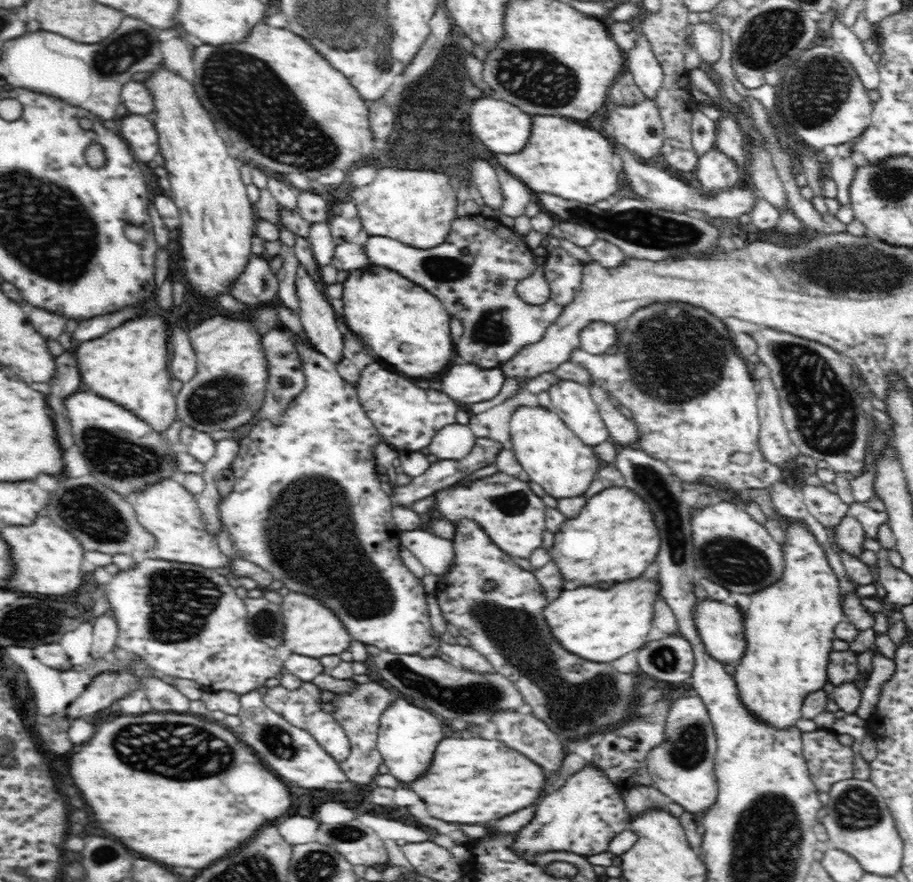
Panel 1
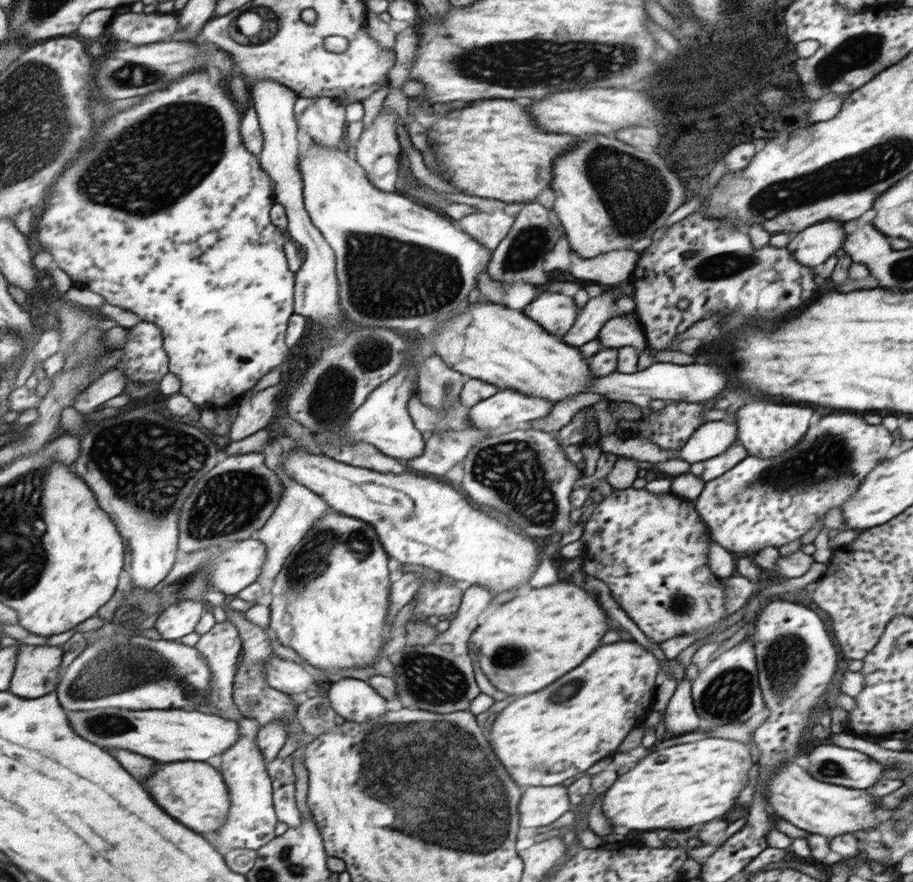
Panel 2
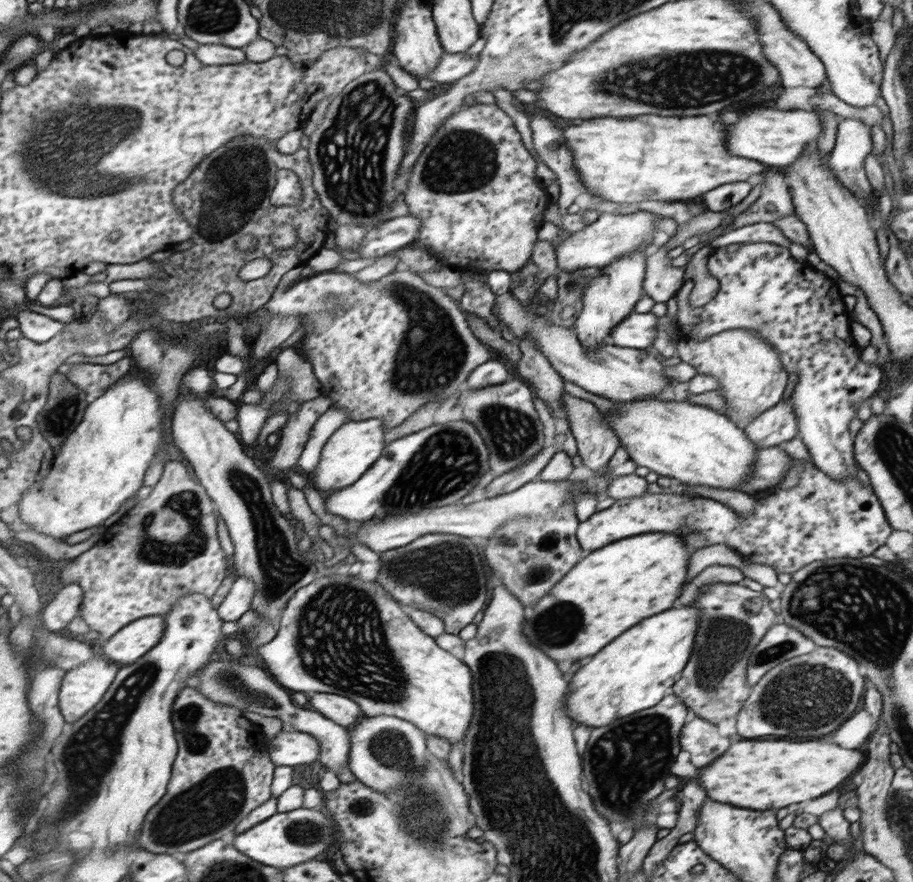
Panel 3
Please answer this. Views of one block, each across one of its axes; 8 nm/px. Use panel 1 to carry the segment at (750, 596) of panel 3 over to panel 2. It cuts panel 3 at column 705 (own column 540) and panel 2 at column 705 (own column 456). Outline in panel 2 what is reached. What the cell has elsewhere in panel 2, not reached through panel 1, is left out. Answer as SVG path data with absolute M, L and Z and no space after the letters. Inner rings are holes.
M632 487L613 490L584 522L579 540L583 542L581 570L607 585L613 600L647 638L660 643L673 636L693 634L713 626L726 615L723 585L707 566L707 553L713 540L693 502L670 492L651 494Z

